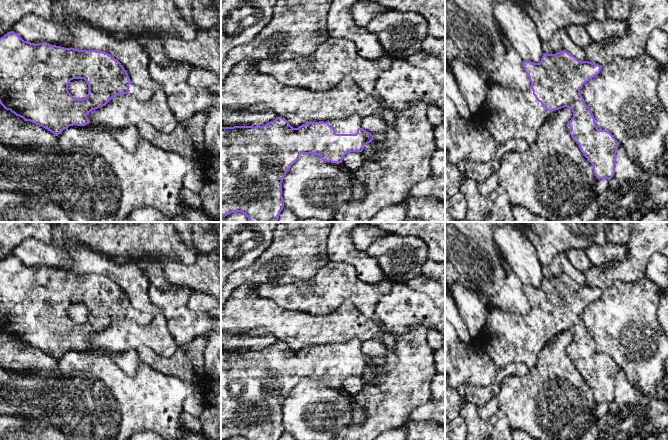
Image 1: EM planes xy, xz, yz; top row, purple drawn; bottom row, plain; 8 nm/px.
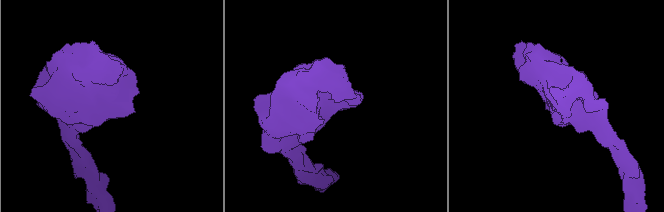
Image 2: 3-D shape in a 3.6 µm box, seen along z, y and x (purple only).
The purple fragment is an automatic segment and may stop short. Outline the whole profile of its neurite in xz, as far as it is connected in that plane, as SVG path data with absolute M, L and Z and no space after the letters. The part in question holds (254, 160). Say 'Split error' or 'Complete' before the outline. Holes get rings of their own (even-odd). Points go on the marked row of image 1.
Split error. M354 114L341 120L329 120L323 122L308 122L293 128L290 123L282 117L277 117L263 126L234 126L221 127L221 218L234 213L241 212L245 214L249 222L278 222L279 215L284 208L282 197L282 182L291 166L298 160L301 154L315 154L325 162L342 163L344 156L350 152L362 152L364 146L372 142L373 135L362 128L362 117Z

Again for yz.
Split error. M564 50L555 54L544 53L539 63L523 61L523 68L531 82L530 88L520 90L489 83L481 110L485 128L499 143L523 138L531 145L536 141L544 121L556 110L568 107L573 112L567 128L569 134L592 164L596 178L610 180L615 174L616 153L620 143L609 131L597 128L593 113L580 94L583 85L596 77L601 67L596 63L580 61Z

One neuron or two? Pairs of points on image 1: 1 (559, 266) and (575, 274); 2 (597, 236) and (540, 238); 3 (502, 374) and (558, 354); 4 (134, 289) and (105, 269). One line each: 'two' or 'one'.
1: one
2: one
3: two
4: one

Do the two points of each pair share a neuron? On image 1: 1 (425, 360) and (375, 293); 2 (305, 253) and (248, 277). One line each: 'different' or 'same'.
1: different
2: same

